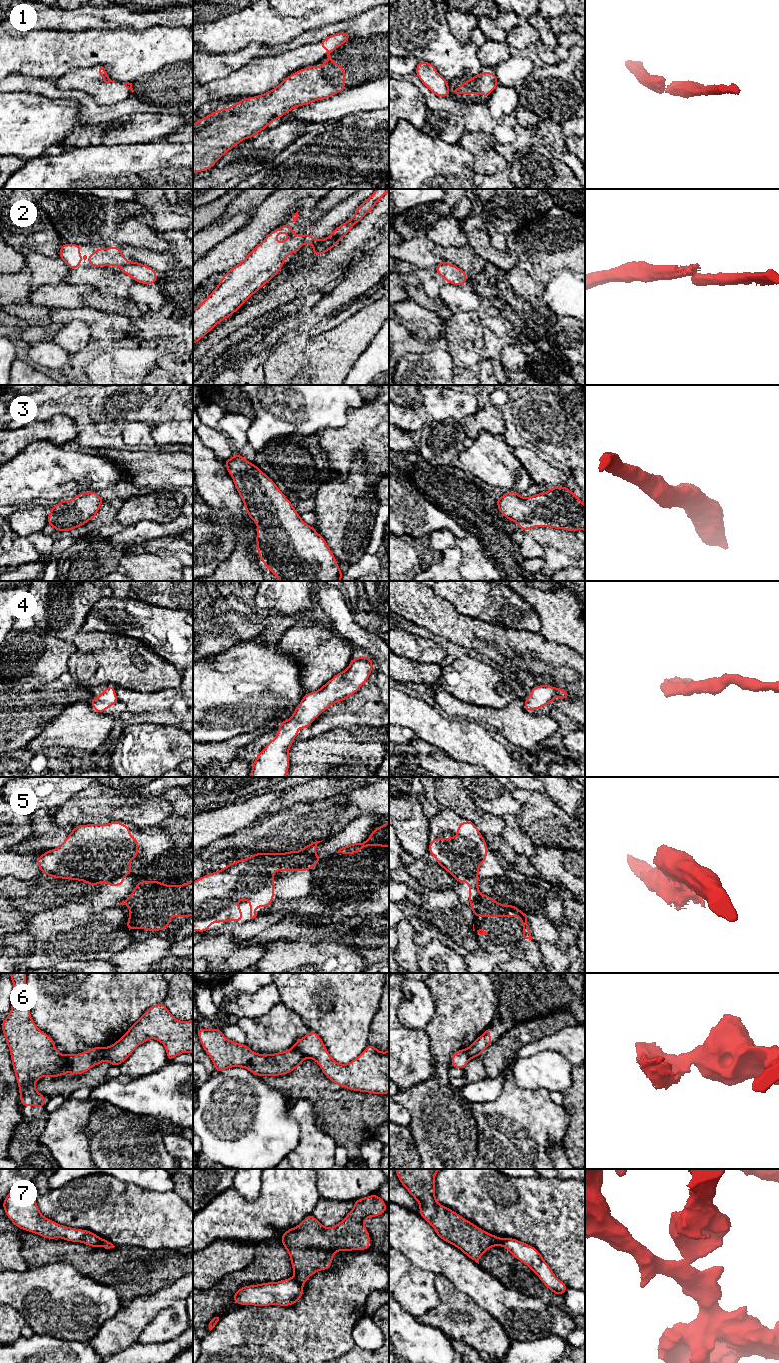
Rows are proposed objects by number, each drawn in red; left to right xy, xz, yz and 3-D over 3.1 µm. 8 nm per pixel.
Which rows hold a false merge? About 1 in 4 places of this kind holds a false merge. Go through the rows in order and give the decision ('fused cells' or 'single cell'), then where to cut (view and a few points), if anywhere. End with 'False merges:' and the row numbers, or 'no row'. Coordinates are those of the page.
1: fused cells | xz (329, 53), (327, 55)
2: fused cells | xy (130, 262), (121, 266)
3: single cell | no cut
4: single cell | no cut
5: fused cells | xz (308, 846), (307, 852), (319, 861)
6: fused cells | xy (106, 1047), (93, 1065)
7: fused cells | xz (293, 1277), (301, 1285)
False merges: 1, 2, 5, 6, 7

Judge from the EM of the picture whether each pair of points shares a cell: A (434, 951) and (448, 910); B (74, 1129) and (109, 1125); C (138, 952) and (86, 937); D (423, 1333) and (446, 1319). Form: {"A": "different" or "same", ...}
{"A": "different", "B": "different", "C": "different", "D": "different"}

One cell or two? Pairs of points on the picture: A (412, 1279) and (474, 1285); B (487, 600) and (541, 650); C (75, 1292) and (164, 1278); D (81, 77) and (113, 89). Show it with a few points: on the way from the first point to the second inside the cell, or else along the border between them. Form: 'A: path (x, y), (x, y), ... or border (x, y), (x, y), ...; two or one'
A: border (413, 1263), (435, 1274); two
B: border (496, 624), (502, 627), (524, 629), (538, 633); two
C: border (88, 1277), (110, 1285), (116, 1292), (121, 1305); two
D: path (89, 80), (94, 81), (105, 89); one

